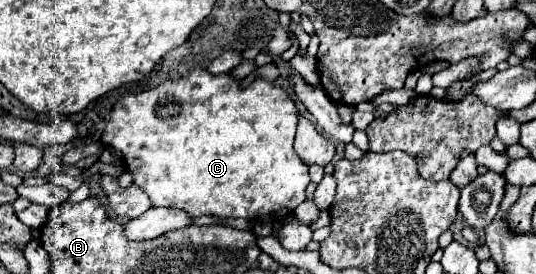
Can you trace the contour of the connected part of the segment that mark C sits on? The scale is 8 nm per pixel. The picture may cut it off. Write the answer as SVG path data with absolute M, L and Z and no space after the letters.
M195 67L187 75L183 75L177 81L165 81L153 89L139 91L139 93L127 93L123 95L111 109L111 117L105 125L105 131L101 135L101 141L105 145L111 145L123 155L123 161L127 165L127 171L133 175L133 183L141 187L153 205L157 207L175 207L187 211L191 217L201 217L201 215L215 215L215 217L243 217L251 221L267 219L267 221L281 221L287 215L295 211L299 203L305 201L305 189L309 185L309 173L307 165L299 159L299 155L293 149L293 137L297 131L297 119L299 119L299 109L295 101L287 95L285 89L281 89L275 83L269 83L265 79L253 79L247 87L241 87L241 79L235 79L231 73L221 73L213 75L207 69Z

